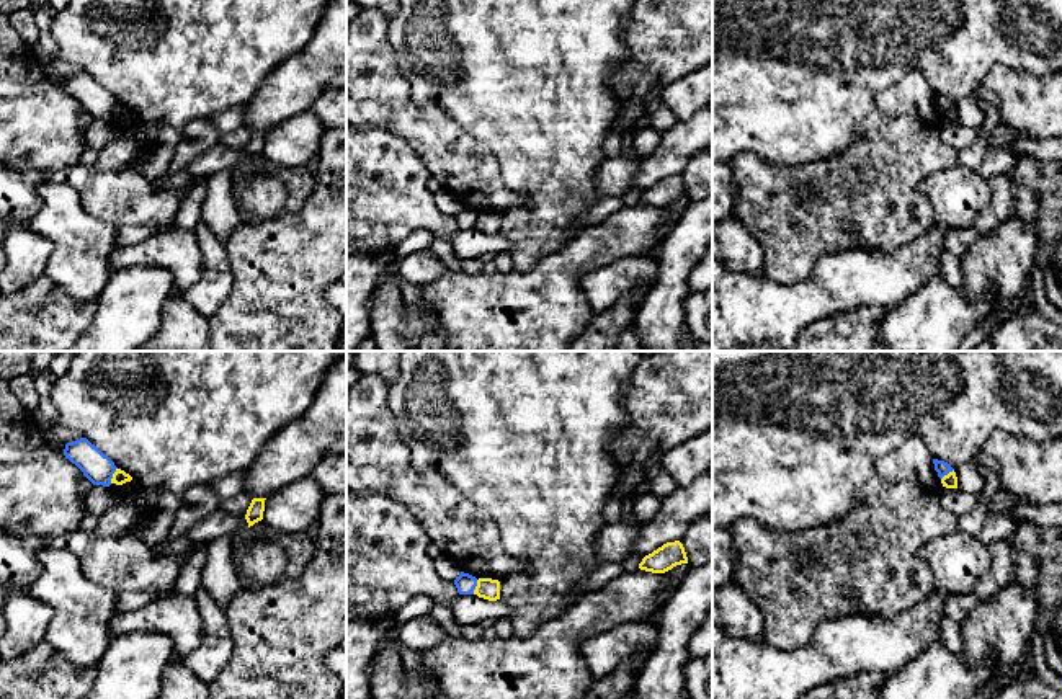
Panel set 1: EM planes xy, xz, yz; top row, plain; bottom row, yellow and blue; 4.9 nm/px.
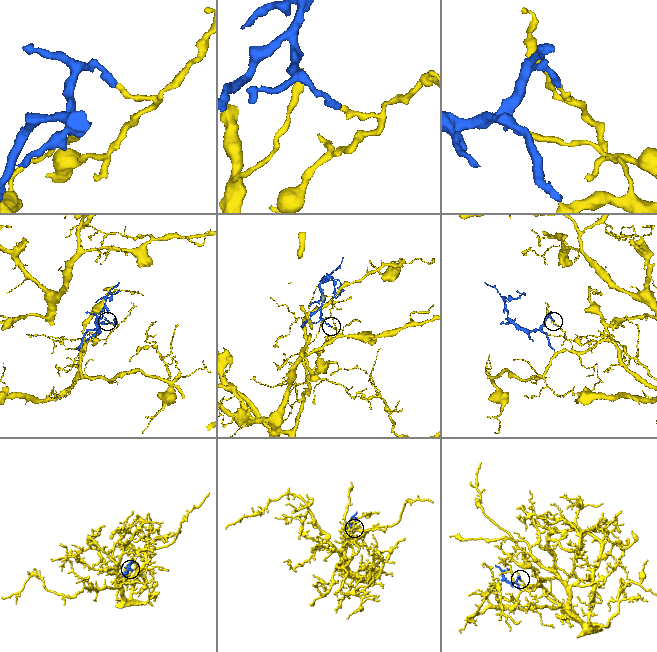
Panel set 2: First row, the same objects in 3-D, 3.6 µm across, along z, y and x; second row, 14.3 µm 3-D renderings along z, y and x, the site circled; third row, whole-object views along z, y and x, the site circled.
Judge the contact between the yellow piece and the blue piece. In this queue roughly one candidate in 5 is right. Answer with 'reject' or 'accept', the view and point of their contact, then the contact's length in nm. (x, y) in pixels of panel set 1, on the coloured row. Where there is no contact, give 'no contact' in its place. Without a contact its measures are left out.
reject; contact xy (113, 476); length 90 nm

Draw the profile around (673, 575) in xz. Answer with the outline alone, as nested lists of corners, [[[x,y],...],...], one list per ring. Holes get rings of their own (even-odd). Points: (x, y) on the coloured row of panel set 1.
[[[681,563],[681,565],[673,567],[668,572],[665,572],[665,577],[667,577],[665,599],[660,603],[660,606],[652,614],[640,619],[639,622],[645,622],[645,624],[650,624],[658,629],[662,606],[672,596],[672,591],[680,585],[680,580],[688,572],[688,568],[689,568],[688,563]]]

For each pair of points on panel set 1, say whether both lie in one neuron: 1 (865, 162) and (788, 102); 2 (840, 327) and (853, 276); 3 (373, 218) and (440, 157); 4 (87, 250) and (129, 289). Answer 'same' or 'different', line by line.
1: different
2: different
3: different
4: different

